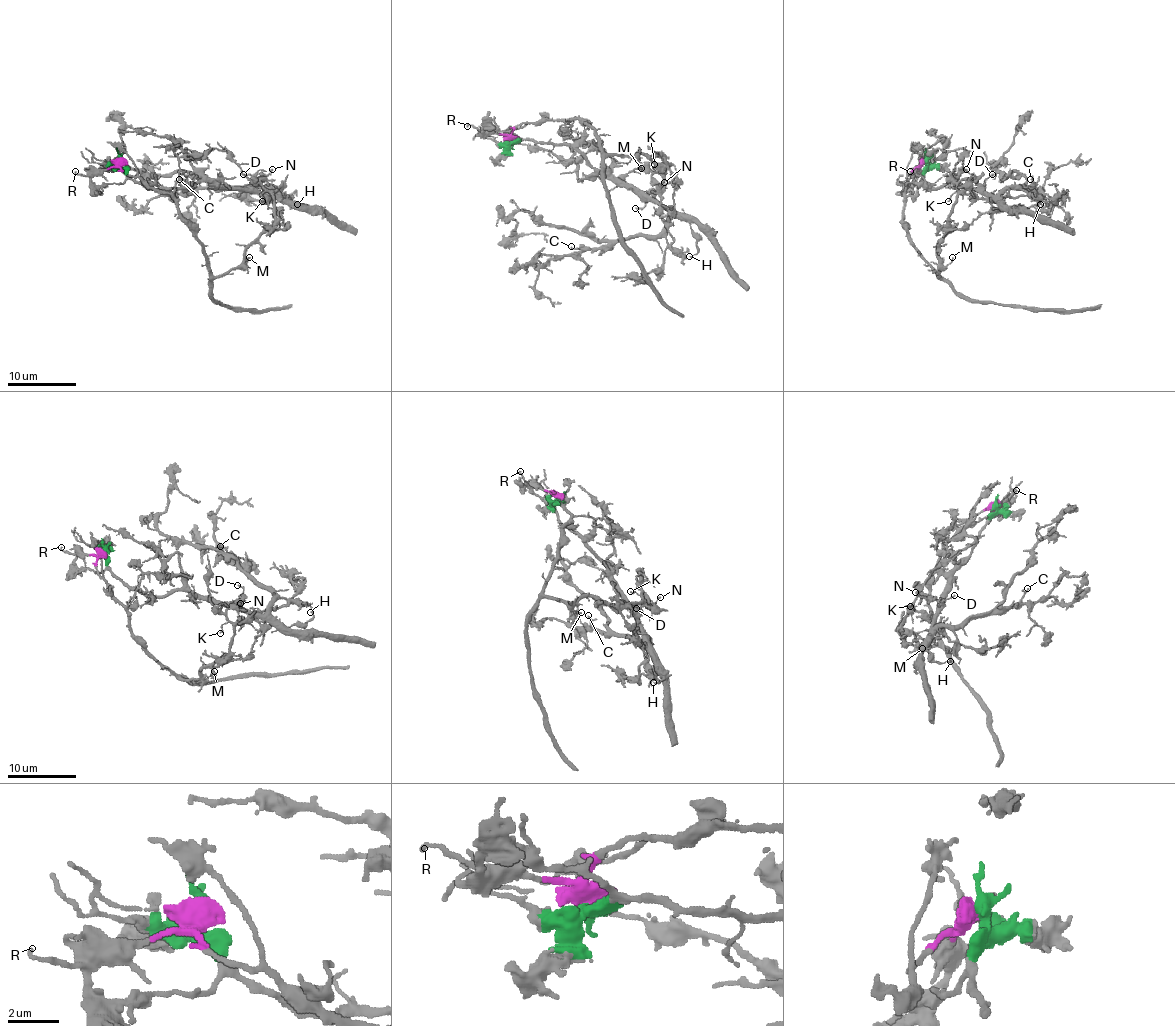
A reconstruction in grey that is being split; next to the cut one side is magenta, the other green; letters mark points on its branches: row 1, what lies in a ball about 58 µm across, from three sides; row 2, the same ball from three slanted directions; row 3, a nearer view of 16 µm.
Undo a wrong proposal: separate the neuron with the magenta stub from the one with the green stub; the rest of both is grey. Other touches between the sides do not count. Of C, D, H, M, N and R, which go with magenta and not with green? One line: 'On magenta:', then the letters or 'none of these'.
On magenta: M, R

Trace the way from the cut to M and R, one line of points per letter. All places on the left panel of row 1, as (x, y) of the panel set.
M: (120, 160), (127, 174), (166, 191), (215, 276), (239, 269), (249, 257)
R: (120, 160), (89, 176), (77, 174), (75, 171)

